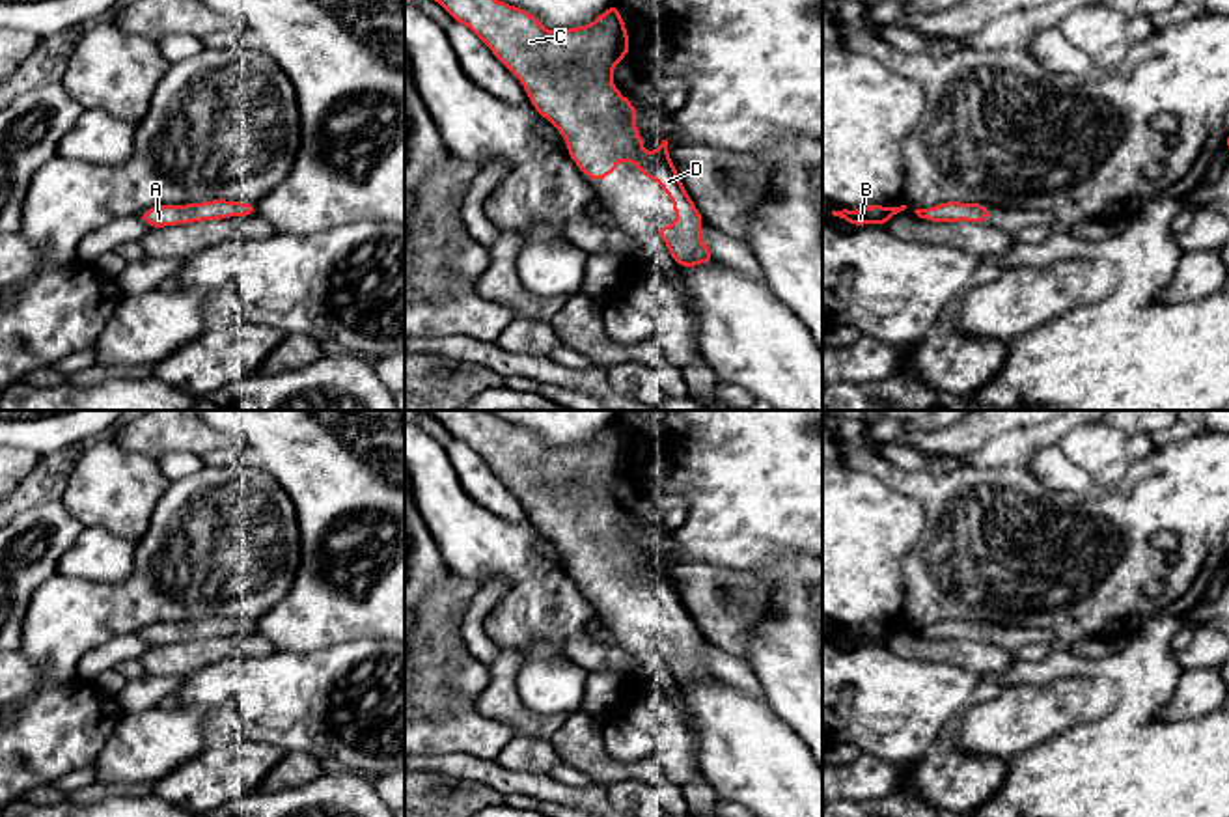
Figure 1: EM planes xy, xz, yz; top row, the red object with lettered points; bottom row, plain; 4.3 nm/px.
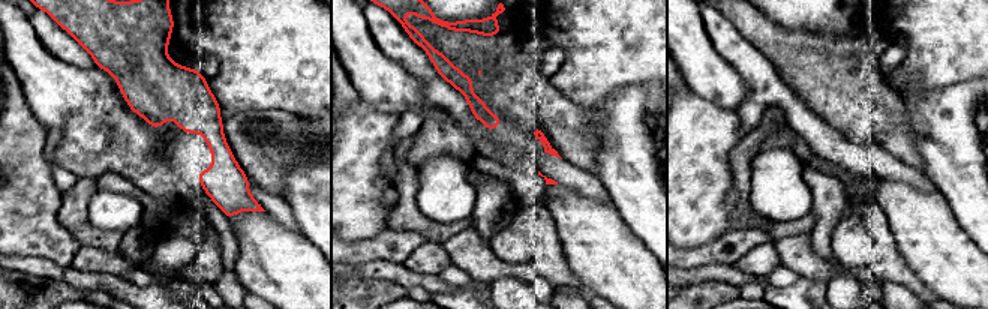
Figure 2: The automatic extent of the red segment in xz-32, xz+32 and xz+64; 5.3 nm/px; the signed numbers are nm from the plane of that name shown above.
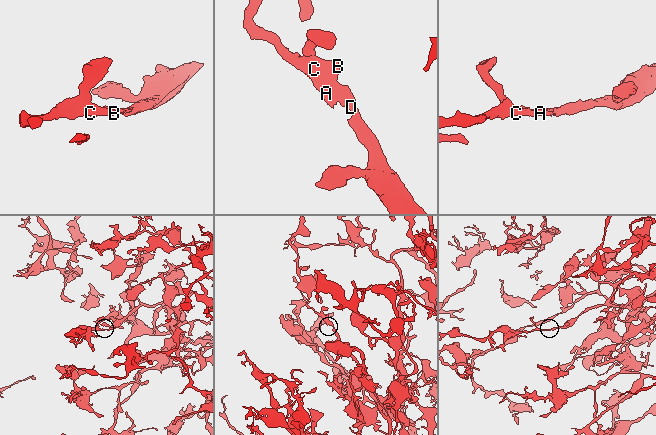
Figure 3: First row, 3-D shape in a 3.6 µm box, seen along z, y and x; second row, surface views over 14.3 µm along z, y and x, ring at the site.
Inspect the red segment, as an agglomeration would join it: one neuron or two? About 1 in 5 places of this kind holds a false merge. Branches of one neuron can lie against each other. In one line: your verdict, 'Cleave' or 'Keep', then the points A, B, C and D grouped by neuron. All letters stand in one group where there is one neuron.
Keep. Groups: A B C D

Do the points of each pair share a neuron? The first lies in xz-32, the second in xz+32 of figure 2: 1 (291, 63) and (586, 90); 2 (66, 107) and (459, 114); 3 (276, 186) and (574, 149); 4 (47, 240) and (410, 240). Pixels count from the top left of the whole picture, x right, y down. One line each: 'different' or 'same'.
1: same
2: different
3: same
4: same

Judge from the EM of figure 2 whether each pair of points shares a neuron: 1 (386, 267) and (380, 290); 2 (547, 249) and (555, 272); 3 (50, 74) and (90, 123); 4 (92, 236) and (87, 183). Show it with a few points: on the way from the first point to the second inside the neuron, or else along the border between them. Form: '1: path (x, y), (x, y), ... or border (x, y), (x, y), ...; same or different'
1: border (348, 278), (389, 279), (407, 290); different
2: path (549, 255), (552, 266); same
3: path (56, 86), (81, 111); same
4: path (80, 222), (80, 197); same

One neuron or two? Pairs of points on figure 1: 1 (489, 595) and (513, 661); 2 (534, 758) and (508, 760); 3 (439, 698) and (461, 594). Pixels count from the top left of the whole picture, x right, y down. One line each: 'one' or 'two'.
1: two
2: one
3: one

